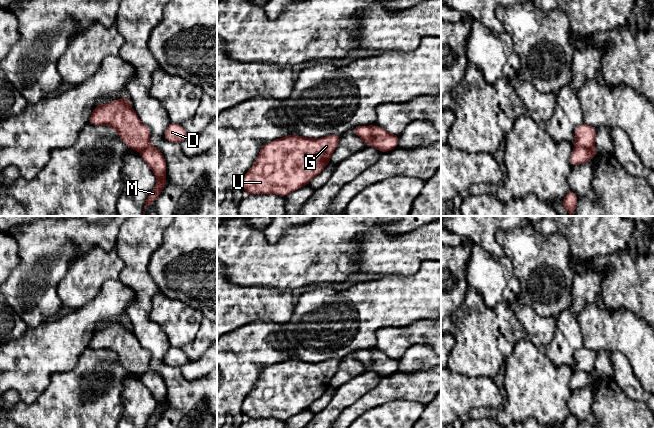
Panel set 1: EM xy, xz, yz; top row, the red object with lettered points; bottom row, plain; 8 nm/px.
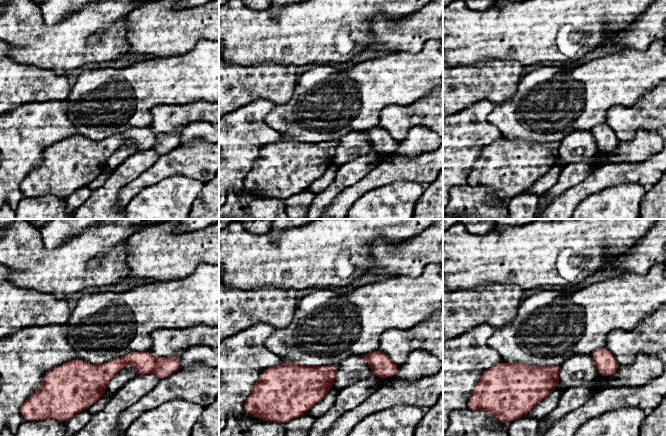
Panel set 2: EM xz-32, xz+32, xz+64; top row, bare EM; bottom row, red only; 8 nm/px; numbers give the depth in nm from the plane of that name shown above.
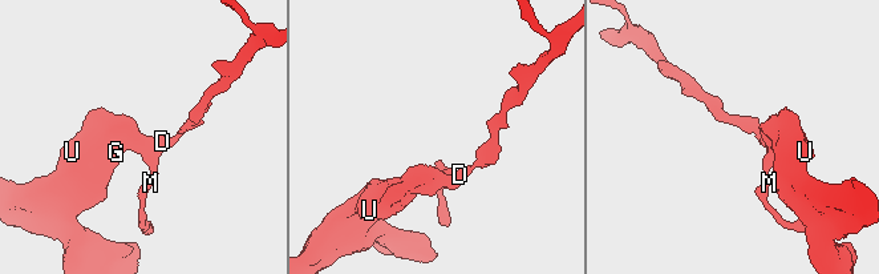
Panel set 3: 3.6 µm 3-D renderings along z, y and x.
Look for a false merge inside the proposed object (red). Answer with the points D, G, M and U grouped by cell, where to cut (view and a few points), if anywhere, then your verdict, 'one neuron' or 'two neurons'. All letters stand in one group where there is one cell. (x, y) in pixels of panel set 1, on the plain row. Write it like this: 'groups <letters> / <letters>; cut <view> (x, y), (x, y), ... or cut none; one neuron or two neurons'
groups D M / G U; cut xz (370, 349), (372, 357), (371, 369); two neurons

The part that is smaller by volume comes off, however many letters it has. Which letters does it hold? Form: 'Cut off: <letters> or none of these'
Cut off: D, M

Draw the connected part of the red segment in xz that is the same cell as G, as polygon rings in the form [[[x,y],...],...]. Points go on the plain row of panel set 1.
[[[340,358],[324,362],[286,359],[266,367],[242,403],[246,419],[277,418],[285,421],[300,413],[330,387]]]

